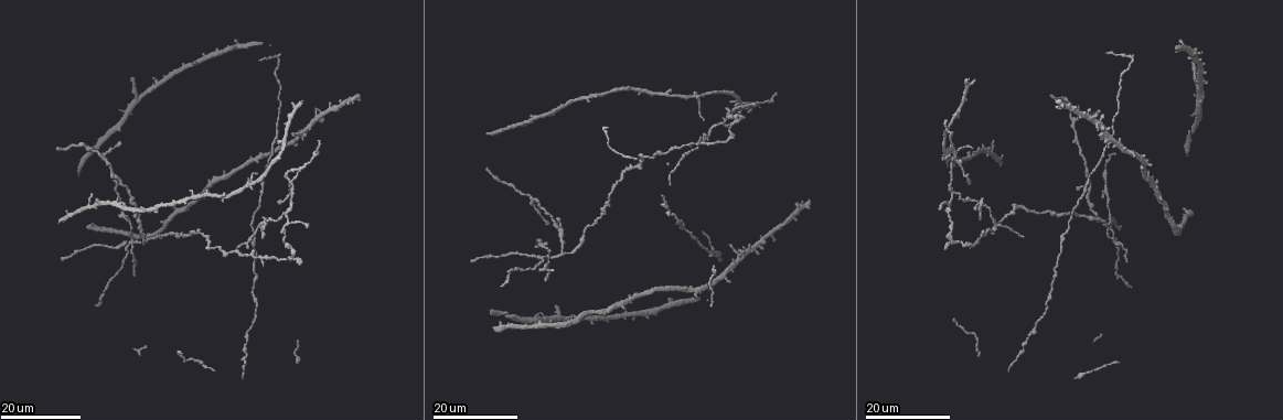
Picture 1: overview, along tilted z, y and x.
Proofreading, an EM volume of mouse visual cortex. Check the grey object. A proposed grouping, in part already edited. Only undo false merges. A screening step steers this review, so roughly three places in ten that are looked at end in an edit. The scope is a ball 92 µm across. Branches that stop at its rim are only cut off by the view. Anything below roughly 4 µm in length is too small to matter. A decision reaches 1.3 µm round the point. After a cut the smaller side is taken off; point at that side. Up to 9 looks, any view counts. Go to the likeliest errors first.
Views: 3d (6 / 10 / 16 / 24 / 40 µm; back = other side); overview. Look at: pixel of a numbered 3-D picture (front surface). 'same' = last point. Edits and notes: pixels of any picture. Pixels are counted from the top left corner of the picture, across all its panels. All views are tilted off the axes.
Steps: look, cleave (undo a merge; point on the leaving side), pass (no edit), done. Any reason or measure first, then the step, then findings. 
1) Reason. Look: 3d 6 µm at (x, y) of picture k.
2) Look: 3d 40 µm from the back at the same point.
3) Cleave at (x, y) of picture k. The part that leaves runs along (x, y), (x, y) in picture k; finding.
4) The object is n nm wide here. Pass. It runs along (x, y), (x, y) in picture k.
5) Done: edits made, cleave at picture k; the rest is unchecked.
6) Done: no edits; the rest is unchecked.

Small branch off a trunk. Look: 3d 24 µm at (694, 96) of picture 1.

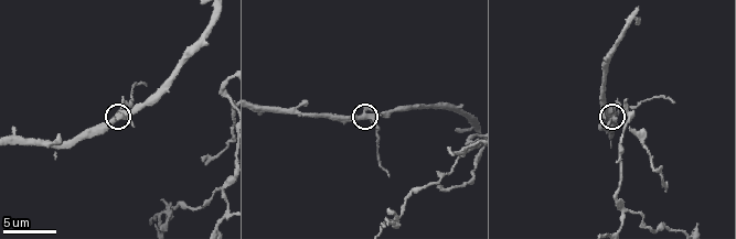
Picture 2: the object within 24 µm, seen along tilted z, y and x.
Zoom in. Look: 3d 10 µm at (370, 117) of picture 2.

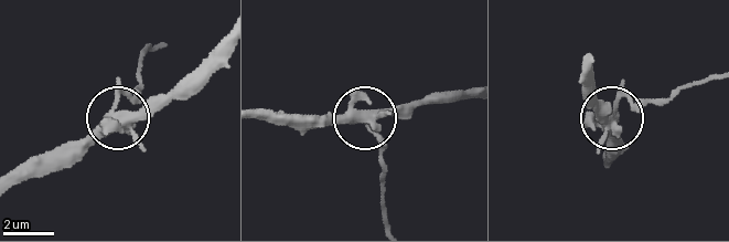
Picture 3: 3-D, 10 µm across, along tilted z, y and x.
The object is 320 nm wide here. Pass. All the same neuron.

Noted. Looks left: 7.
Four arms meet. Look: 3d 24 µm at (133, 241) of picture 1.

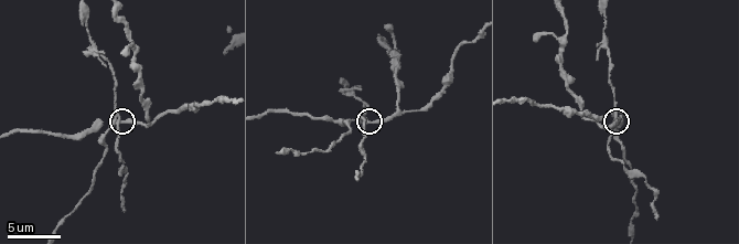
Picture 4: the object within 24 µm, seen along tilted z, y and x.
Look: 3d 6 µm at (615, 115) of picture 4.

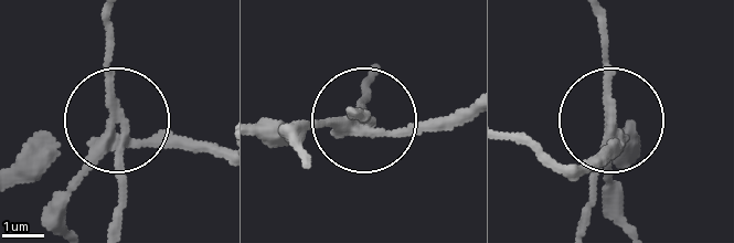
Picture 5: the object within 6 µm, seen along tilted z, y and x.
4 arms meet here. Cleave at (112, 80) of picture 5. The part that leaves runs along (109, 135), (108, 17) in picture 5; a second neuron is stuck on.

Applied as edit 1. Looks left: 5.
Arms part here. Look: 3d 10 µm at (224, 188) of picture 2.

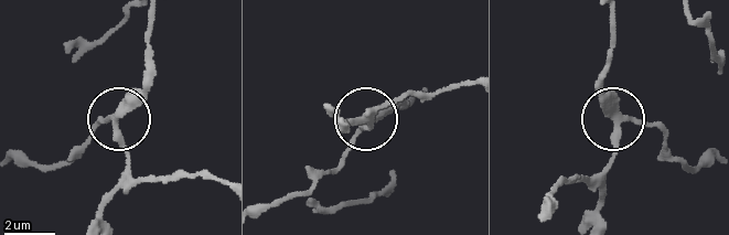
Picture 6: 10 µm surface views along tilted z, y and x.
Cleave at (106, 120) of picture 6. The part that leaves runs along (614, 107), (660, 131), (678, 162), (718, 161) in picture 6; two neurons meet here.

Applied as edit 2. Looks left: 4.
Look: overview.

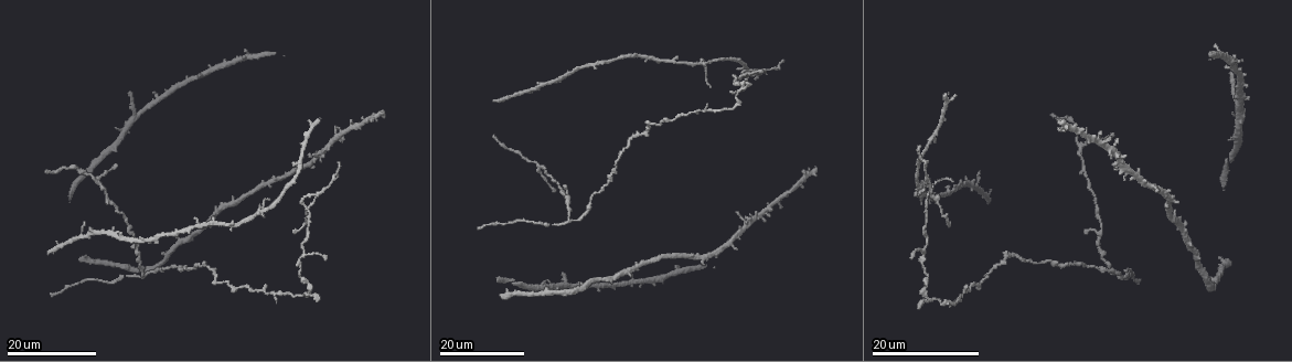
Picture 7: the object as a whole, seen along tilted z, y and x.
A fork. Look: 3d 16 µm at (291, 181) of picture 7.

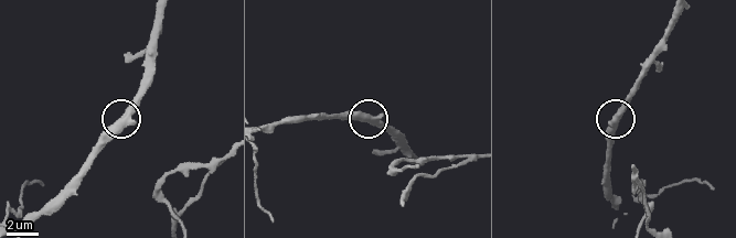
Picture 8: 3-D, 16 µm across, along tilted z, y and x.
Zoom in. Look: 3d 10 µm at (373, 124) of picture 8.

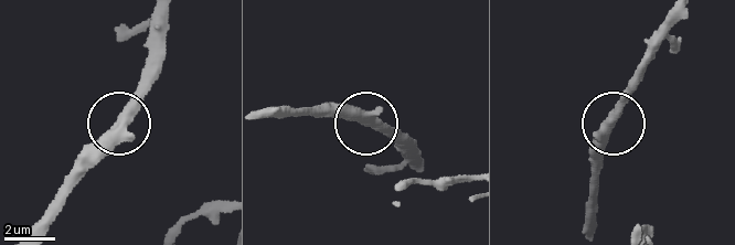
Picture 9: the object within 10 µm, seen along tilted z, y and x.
Look: 3d 6 µm at (610, 123) of picture 9.

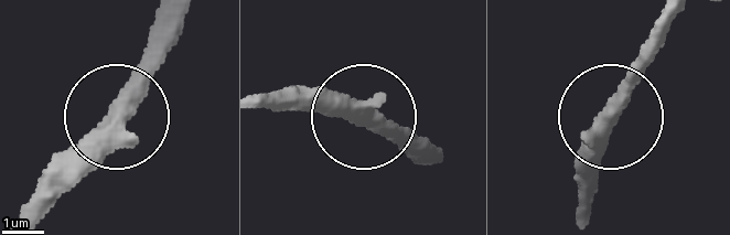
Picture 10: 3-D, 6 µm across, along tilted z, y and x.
3 arms meet here. Pass. Continuous, no second neuron.

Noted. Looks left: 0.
Done: edits made, cleave at picture 5, cleave at picture 6; the rest is unchecked.

